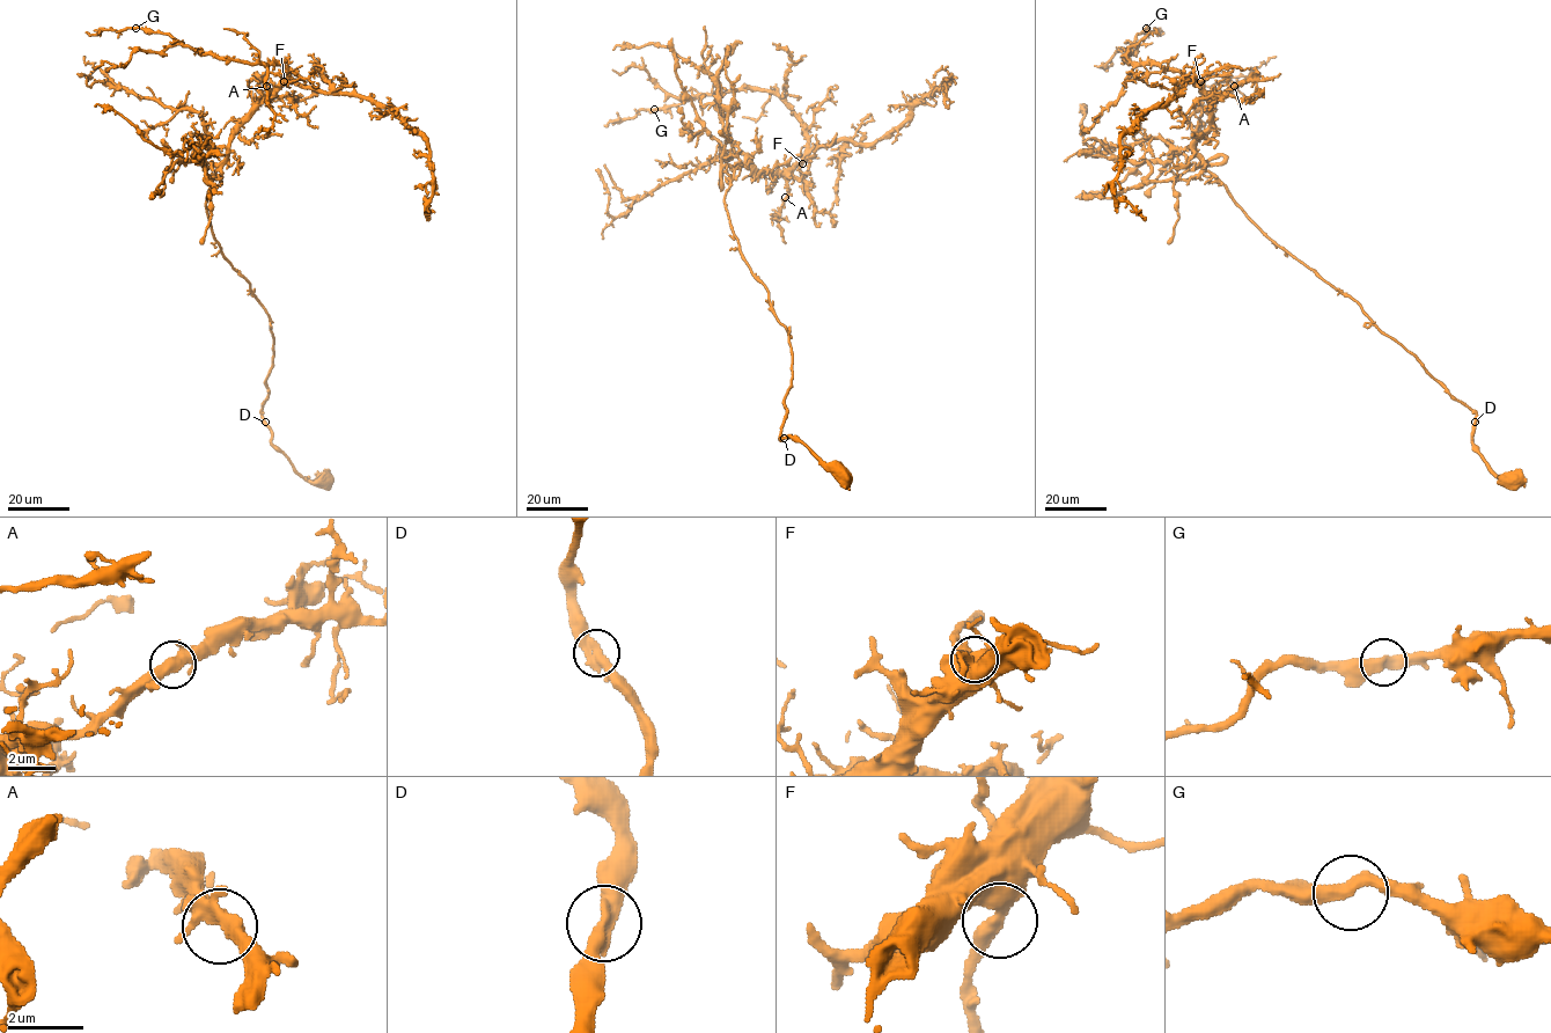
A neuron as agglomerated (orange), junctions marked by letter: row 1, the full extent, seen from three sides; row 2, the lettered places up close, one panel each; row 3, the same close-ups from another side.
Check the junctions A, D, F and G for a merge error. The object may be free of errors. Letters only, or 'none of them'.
none of them

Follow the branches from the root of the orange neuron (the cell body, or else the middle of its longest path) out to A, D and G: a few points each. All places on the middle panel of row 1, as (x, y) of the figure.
A: (844, 476), (780, 439), (788, 332), (725, 203), (747, 156), (758, 173), (785, 177), (785, 197)
D: (844, 476), (837, 478), (789, 436), (784, 438)
G: (844, 476), (780, 439), (788, 332), (725, 203), (747, 156), (802, 156), (801, 121), (751, 88), (654, 109)

